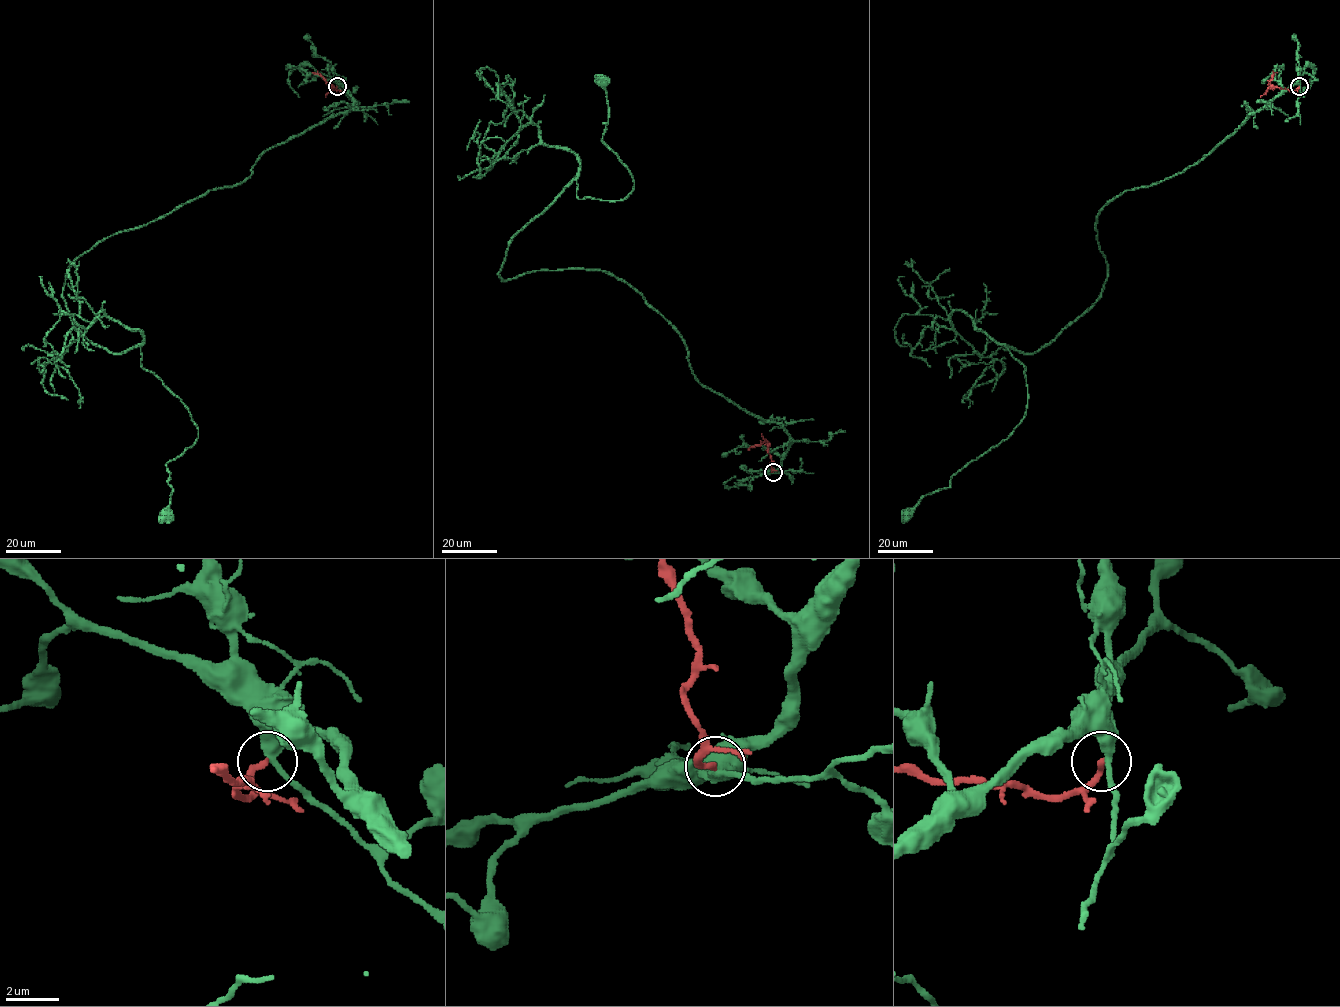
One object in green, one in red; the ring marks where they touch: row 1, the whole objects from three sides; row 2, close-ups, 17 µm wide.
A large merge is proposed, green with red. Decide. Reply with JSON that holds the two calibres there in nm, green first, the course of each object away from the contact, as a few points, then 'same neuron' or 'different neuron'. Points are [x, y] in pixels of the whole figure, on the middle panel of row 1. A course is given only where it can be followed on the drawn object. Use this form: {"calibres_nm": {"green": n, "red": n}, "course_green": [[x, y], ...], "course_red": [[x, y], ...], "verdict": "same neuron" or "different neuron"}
{"calibres_nm": {"green": 340, "red": 240}, "course_green": [[773, 472], [789, 435], [704, 387], [634, 288], [499, 275], [574, 179], [579, 199], [633, 189], [600, 81]], "course_red": [[773, 471], [767, 444], [764, 441], [747, 449]], "verdict": "different neuron"}

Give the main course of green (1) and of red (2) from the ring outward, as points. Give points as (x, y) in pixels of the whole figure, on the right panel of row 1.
1: (1299, 86), (1194, 164), (1103, 207), (1099, 299), (1030, 354), (1006, 346), (1026, 368), (1024, 416), (908, 512)
2: (1298, 86), (1296, 90), (1271, 87), (1268, 83), (1276, 72)

